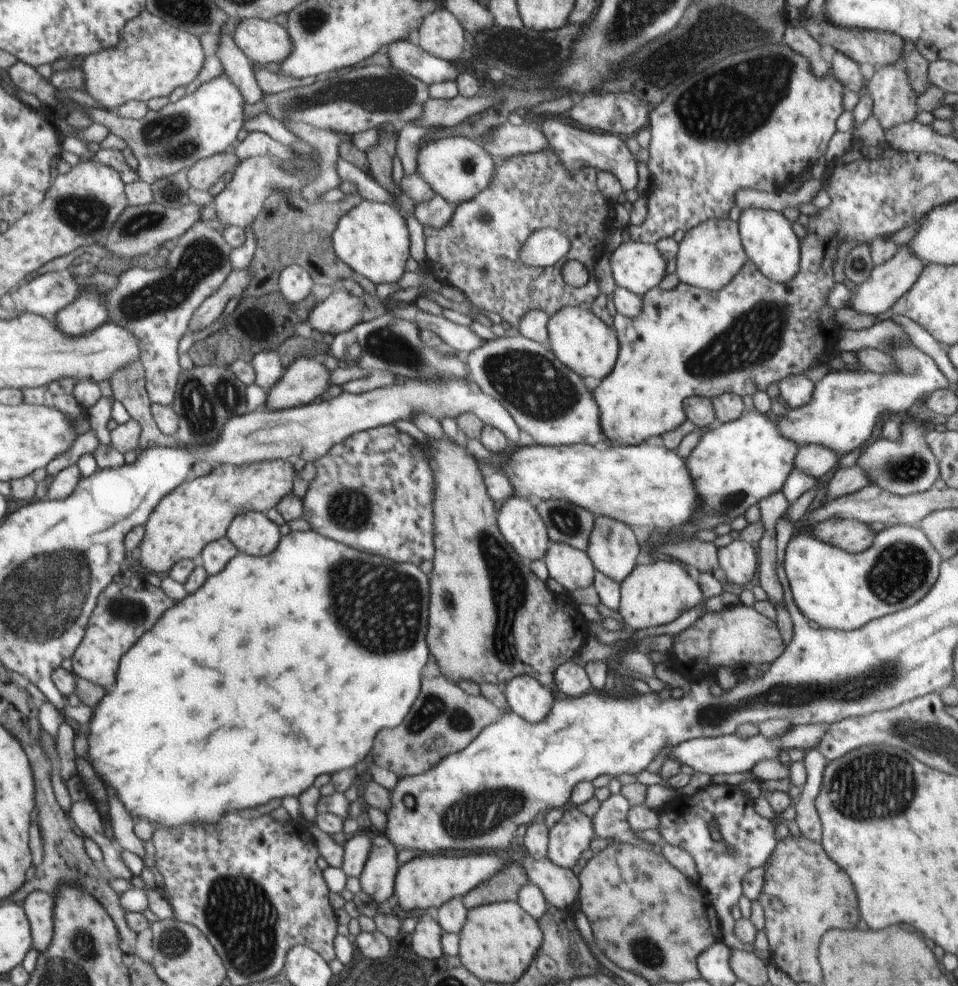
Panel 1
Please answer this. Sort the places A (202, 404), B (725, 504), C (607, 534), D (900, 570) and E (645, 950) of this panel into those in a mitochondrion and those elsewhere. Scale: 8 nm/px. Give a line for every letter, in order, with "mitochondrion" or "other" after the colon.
A: mitochondrion
B: mitochondrion
C: mitochondrion
D: mitochondrion
E: mitochondrion

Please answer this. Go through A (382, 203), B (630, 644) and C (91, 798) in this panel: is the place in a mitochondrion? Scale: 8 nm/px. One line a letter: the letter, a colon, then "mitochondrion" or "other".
A: other
B: other
C: other

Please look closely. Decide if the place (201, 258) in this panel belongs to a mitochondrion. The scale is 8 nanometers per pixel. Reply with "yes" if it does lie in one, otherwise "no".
yes

